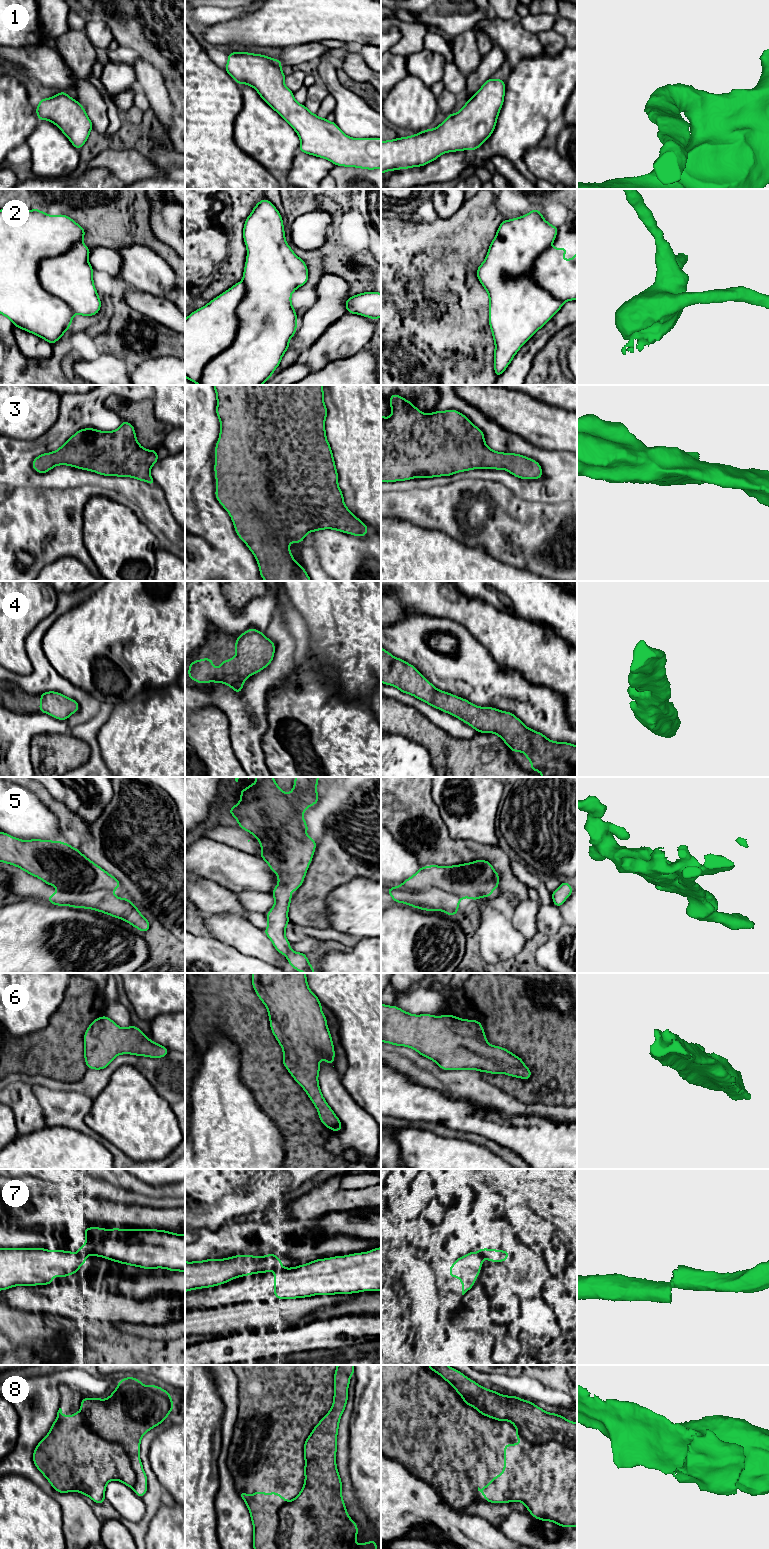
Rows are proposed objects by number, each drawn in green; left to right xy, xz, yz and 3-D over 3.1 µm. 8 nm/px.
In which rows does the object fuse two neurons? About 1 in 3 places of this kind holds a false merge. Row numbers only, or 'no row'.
2, 5, 7, 8

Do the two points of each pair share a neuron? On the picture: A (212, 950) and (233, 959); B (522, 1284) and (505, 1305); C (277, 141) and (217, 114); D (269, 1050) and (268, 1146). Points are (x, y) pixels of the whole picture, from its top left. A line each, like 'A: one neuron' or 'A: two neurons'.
A: one neuron
B: two neurons
C: two neurons
D: two neurons

